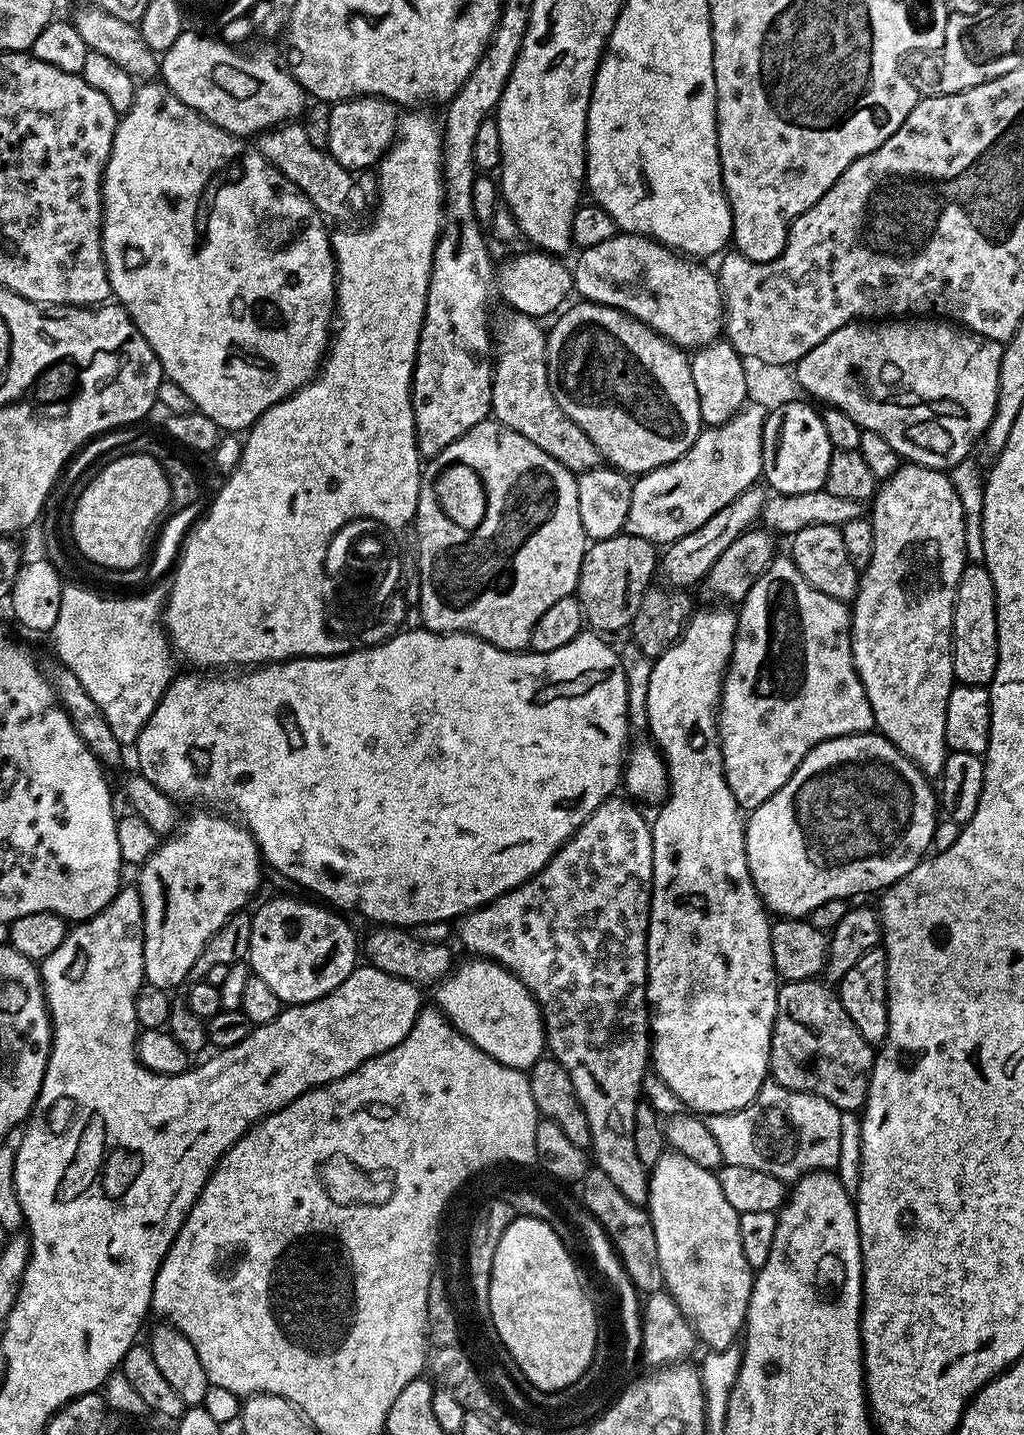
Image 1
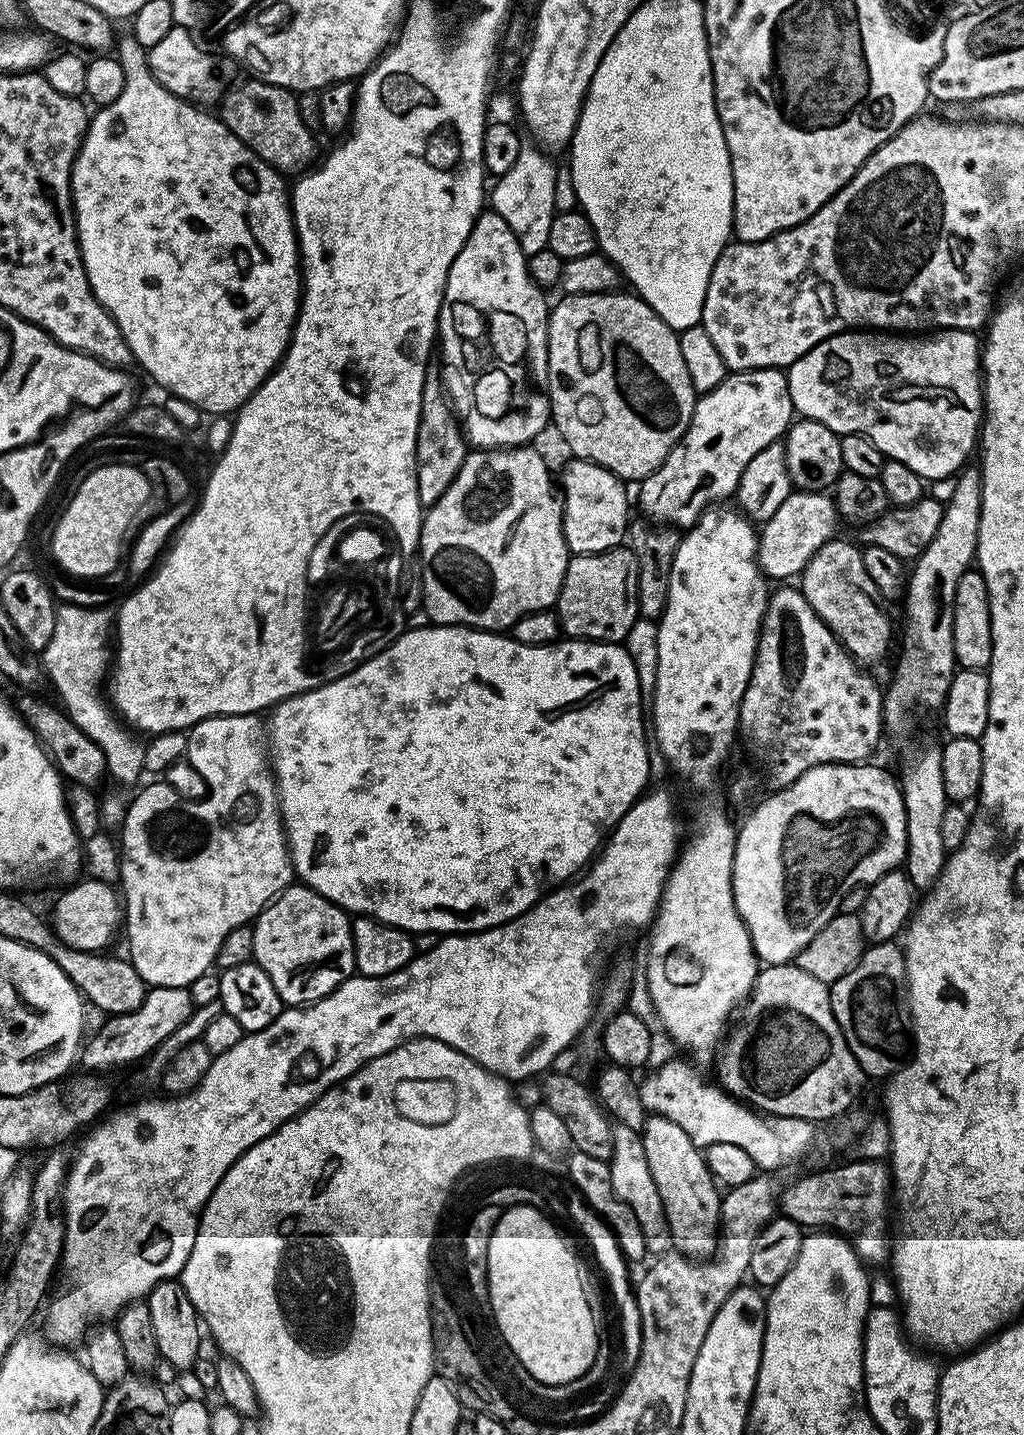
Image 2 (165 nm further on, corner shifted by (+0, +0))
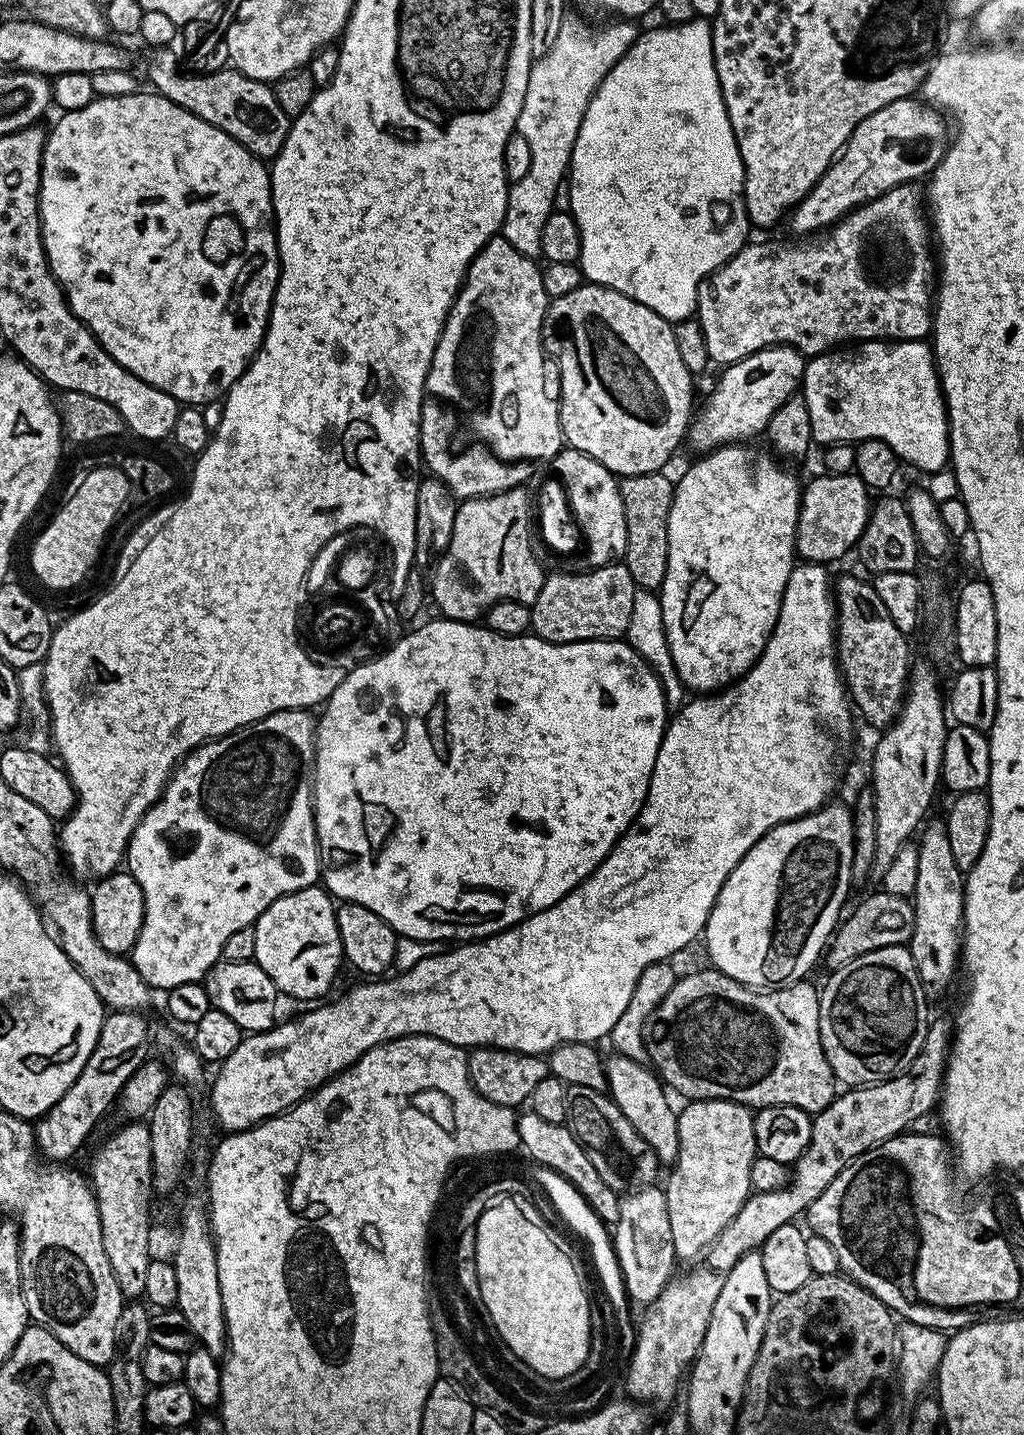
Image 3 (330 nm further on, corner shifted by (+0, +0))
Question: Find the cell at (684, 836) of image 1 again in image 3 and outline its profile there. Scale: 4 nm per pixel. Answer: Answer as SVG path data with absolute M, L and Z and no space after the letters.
M744 442L731 443L718 447L707 455L701 455L685 470L684 477L675 481L676 493L668 519L668 569L658 595L662 602L662 622L666 630L666 642L670 646L670 658L674 658L674 670L678 670L678 678L682 678L685 689L692 694L711 694L727 688L756 665L756 659L764 652L776 620L780 617L780 603L786 590L786 582L798 560L796 527L800 513L801 481L796 481L786 469L780 468L781 461L771 451L763 452L760 448L747 447L750 446Z

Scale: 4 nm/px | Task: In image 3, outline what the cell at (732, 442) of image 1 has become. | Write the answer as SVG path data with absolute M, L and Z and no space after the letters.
M776 345L763 348L738 363L727 365L721 372L722 376L715 384L704 408L695 415L686 433L686 444L696 451L696 454L707 455L718 447L731 443L743 443L758 432L763 433L774 416L775 410L801 387L804 379L804 370L807 364L803 353L788 345Z

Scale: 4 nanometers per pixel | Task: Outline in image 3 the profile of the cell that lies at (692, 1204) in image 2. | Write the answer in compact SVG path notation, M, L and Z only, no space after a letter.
M617 1054L610 1056L607 1057L604 1065L604 1073L608 1079L607 1091L612 1100L618 1106L618 1110L626 1114L630 1126L634 1126L634 1130L642 1134L646 1146L654 1150L657 1161L661 1165L671 1165L678 1154L678 1122L676 1121L678 1112L675 1107L672 1109L672 1104L668 1101L669 1093L661 1077L643 1063Z

